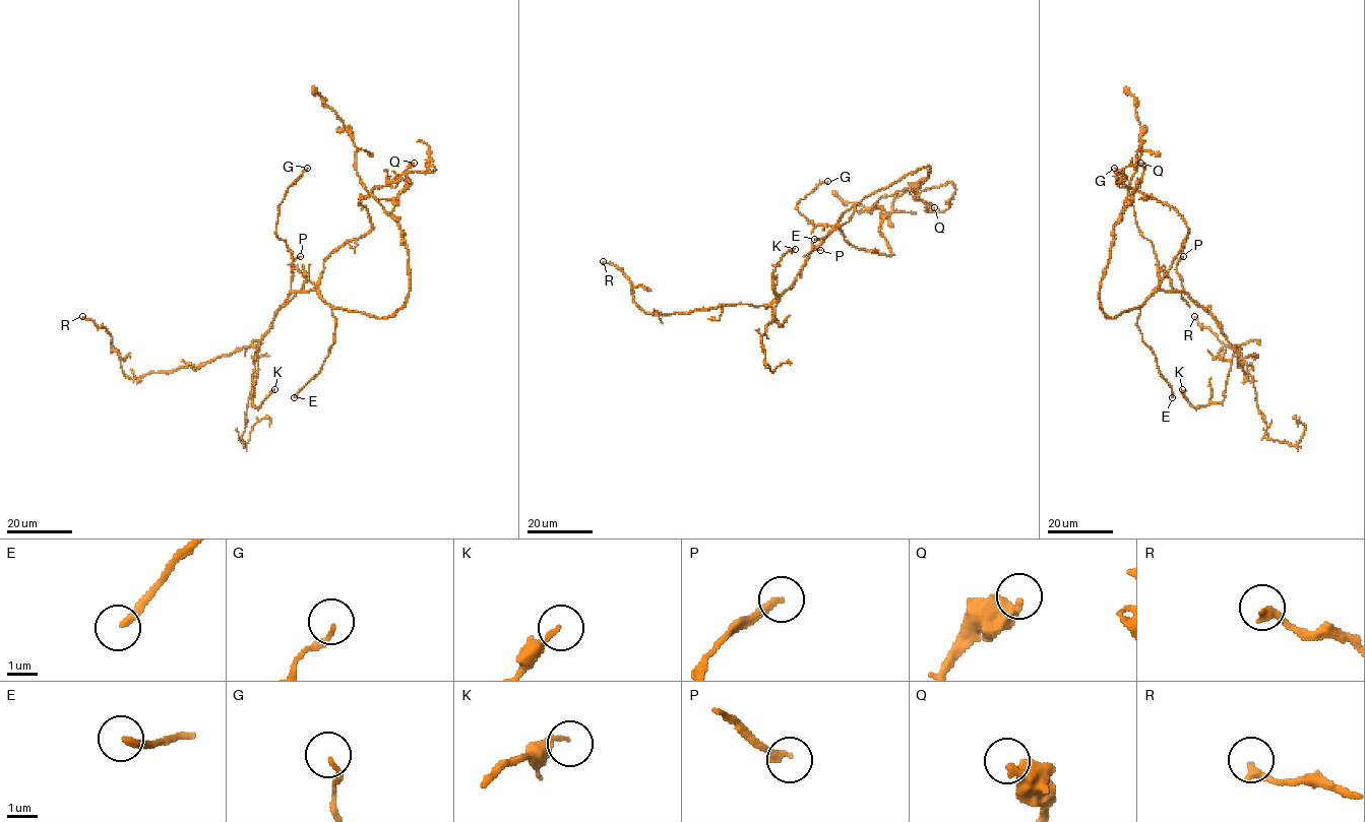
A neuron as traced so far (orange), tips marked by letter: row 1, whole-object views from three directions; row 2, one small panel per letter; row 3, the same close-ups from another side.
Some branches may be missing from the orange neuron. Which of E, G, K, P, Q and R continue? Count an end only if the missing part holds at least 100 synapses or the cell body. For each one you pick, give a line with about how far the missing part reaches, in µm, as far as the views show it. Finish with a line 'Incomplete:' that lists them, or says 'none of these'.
E: 80 µm
Incomplete: E

